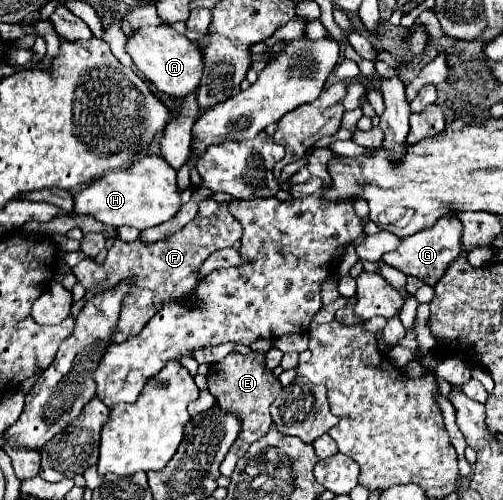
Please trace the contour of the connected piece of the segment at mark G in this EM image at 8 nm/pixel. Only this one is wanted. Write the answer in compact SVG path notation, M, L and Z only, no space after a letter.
M445 214L441 216L441 220L437 220L437 224L433 228L427 228L425 232L417 232L417 236L409 236L409 238L401 238L401 244L395 252L383 254L381 260L393 268L397 268L399 272L407 274L407 276L415 276L419 280L423 280L429 286L435 286L439 282L439 278L445 274L447 266L459 256L461 252L461 222L457 218L457 214Z

